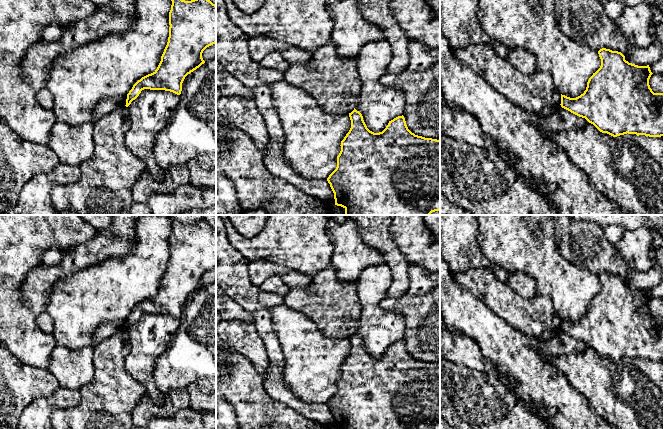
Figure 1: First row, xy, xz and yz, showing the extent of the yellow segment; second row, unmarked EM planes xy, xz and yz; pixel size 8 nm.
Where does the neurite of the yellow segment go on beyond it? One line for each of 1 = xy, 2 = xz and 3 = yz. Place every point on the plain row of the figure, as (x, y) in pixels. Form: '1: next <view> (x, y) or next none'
1: next none
2: next none
3: next none

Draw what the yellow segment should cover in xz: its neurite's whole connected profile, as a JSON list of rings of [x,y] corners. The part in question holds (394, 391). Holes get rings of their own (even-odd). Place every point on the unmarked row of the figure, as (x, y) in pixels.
[[[355,332],[349,341],[351,352],[341,365],[337,391],[327,402],[335,429],[440,429],[440,364],[412,357],[403,339],[389,345],[379,357],[367,352],[362,338]]]

